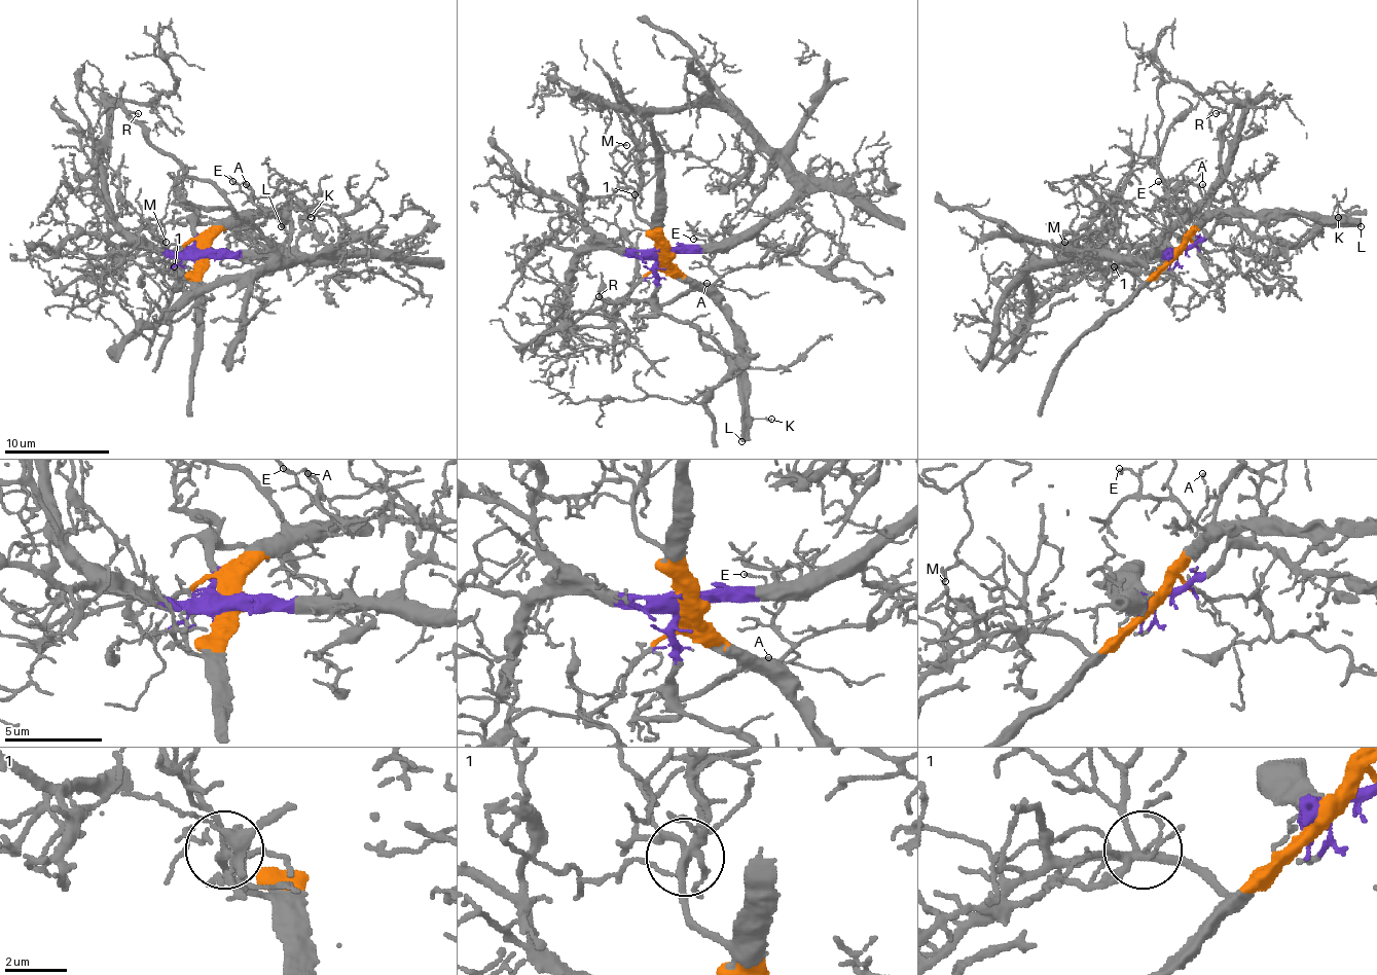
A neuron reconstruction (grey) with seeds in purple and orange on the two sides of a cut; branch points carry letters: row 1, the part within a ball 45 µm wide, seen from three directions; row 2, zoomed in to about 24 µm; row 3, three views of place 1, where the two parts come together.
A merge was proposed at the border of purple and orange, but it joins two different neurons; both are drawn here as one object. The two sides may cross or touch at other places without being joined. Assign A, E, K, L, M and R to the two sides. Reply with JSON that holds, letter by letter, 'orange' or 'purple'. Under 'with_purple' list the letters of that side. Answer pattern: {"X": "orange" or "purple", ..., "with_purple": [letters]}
{"A": "orange", "E": "orange", "K": "orange", "L": "orange", "M": "orange", "R": "orange", "with_purple": []}

